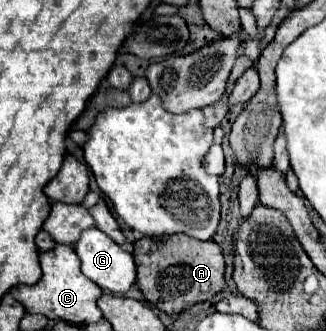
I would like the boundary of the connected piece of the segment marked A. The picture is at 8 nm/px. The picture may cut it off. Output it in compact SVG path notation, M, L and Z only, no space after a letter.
M173 235L167 241L143 237L133 243L133 259L137 265L137 285L145 301L167 315L179 315L225 289L225 259L215 241L199 241L185 235Z

